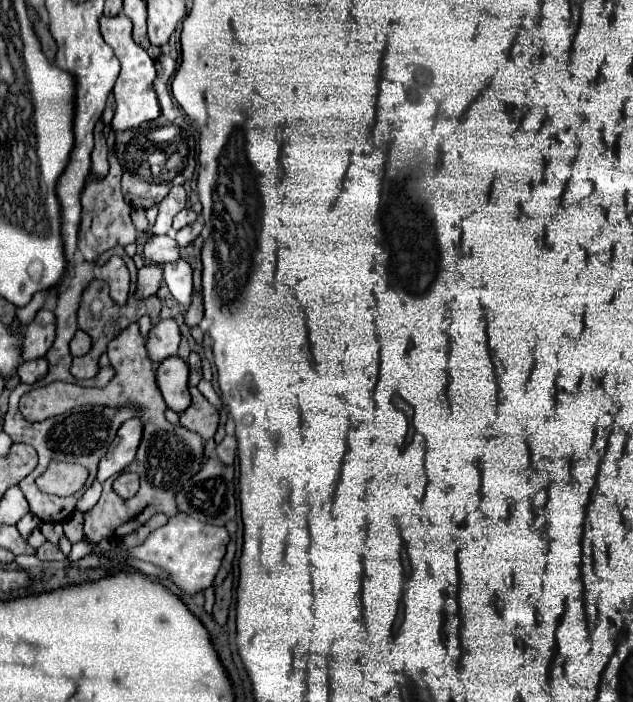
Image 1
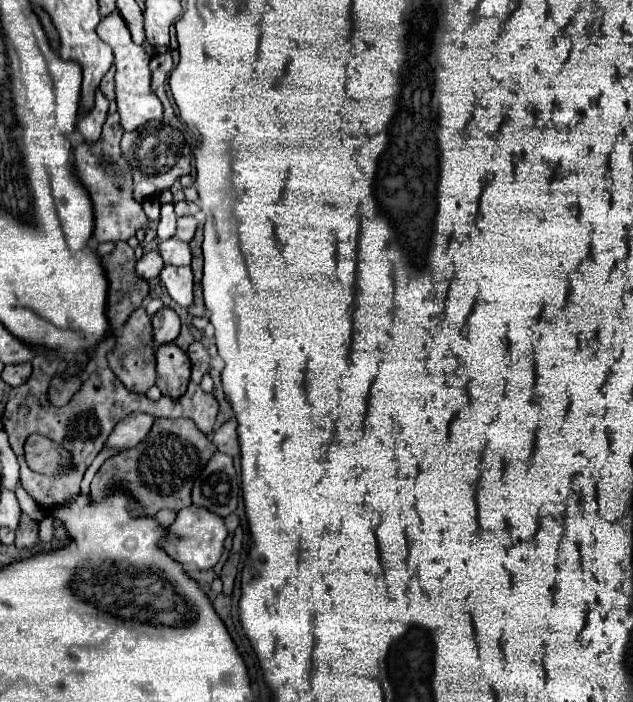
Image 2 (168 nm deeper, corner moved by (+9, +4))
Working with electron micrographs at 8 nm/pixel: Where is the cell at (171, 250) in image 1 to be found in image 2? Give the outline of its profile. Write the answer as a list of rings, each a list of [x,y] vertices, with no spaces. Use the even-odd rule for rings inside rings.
[[[172,237],[172,239],[166,239],[166,241],[160,241],[160,253],[164,257],[164,261],[168,265],[190,265],[192,261],[192,251],[190,251],[190,245]]]

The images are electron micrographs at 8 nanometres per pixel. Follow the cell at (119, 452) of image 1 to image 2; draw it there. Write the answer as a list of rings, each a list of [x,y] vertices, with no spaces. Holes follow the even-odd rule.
[[[130,413],[124,421],[120,421],[114,427],[106,445],[114,447],[114,449],[134,447],[136,443],[140,443],[150,433],[154,421],[156,421],[156,417],[152,417],[148,413]]]

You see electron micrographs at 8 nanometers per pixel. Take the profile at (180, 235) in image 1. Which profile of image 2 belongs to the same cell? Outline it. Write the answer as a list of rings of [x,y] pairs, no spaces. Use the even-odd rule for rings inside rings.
[[[180,217],[176,237],[182,239],[182,241],[192,241],[192,237],[196,233],[196,227],[198,227],[198,221],[194,217]]]

